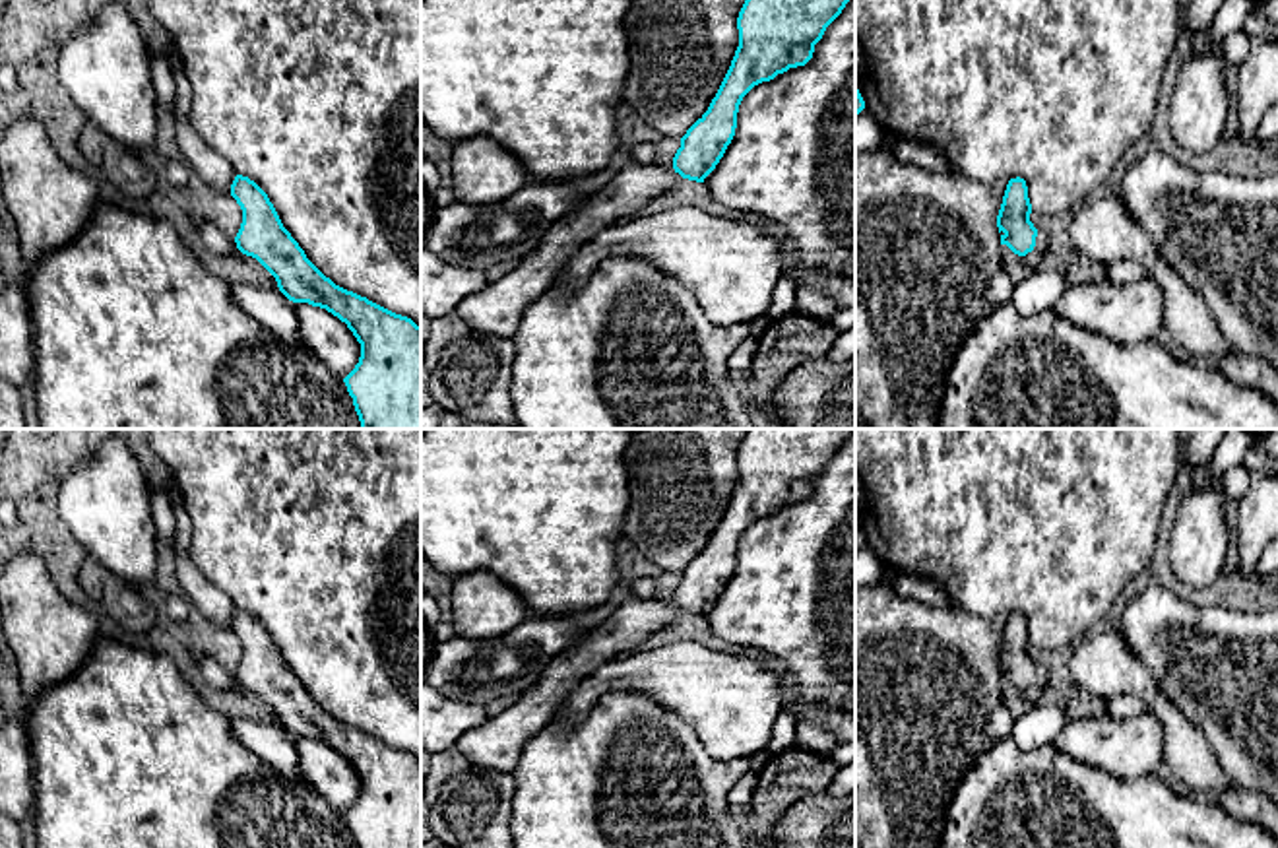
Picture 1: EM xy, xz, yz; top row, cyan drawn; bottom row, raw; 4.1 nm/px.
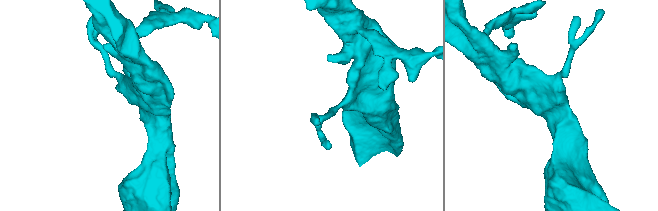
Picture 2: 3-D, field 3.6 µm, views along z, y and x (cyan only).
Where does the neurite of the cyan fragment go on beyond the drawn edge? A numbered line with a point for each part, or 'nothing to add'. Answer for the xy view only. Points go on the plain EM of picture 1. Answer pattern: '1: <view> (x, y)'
nothing to add

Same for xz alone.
1: xz (495, 746)

